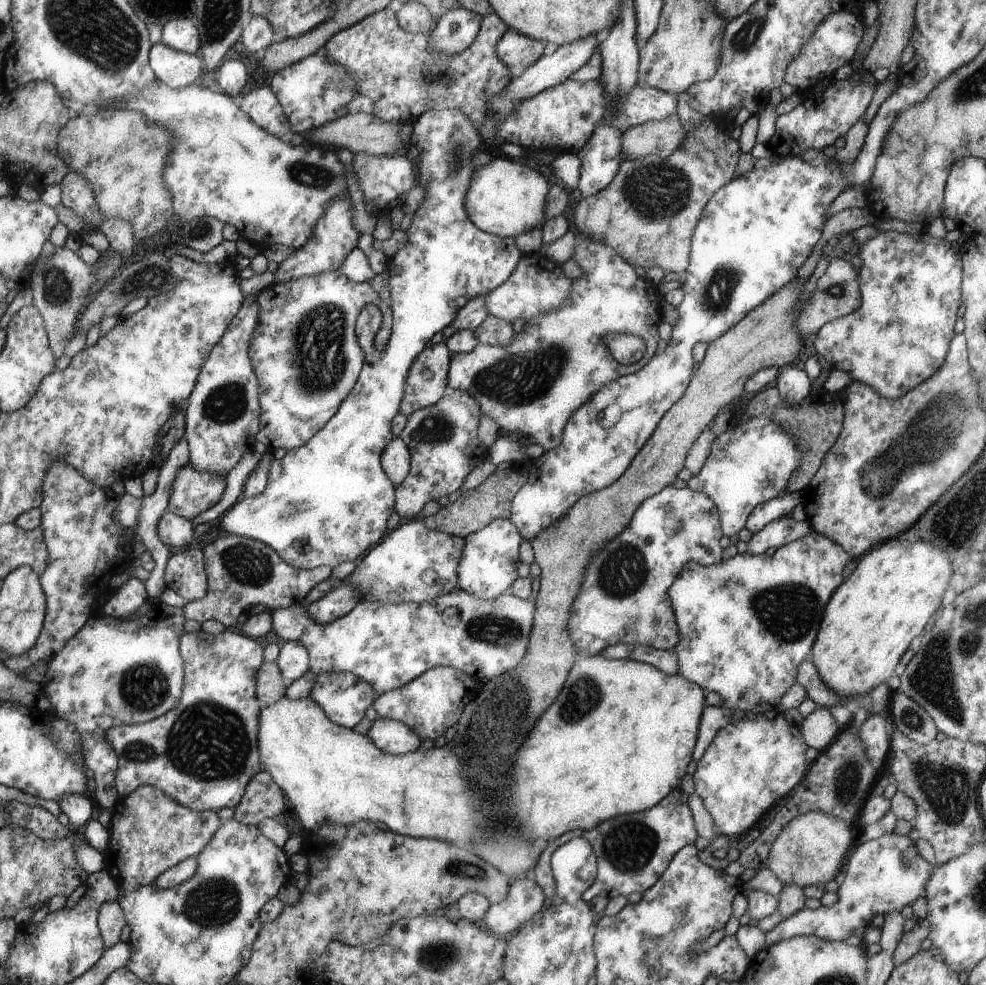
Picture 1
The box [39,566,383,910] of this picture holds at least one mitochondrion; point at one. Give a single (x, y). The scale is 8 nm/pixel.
(211, 743)

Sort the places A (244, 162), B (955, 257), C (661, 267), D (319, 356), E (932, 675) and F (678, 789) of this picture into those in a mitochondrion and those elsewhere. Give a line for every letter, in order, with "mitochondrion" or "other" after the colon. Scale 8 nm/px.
A: other
B: other
C: other
D: mitochondrion
E: mitochondrion
F: other

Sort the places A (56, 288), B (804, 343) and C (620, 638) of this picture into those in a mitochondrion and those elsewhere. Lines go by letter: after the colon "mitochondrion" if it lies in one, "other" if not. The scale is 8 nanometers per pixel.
A: mitochondrion
B: other
C: other

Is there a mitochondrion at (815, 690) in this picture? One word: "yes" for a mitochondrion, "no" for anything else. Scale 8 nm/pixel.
no

